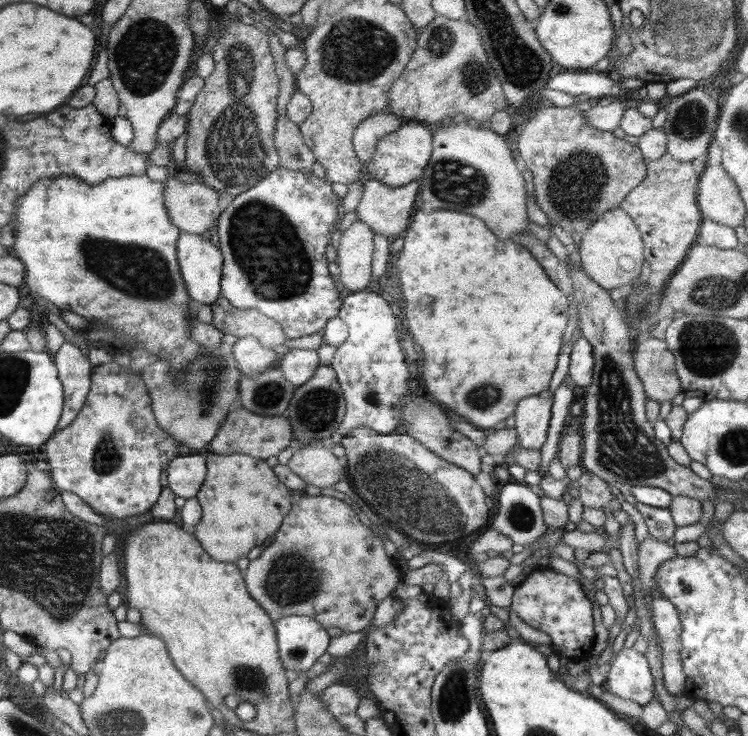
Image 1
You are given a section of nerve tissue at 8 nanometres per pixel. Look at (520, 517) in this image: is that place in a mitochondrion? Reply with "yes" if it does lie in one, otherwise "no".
yes

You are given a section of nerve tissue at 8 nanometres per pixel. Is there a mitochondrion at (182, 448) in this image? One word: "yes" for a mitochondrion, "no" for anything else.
no

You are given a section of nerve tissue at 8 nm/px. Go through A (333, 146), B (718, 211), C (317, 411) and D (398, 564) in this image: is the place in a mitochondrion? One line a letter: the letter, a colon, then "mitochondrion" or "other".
A: other
B: other
C: mitochondrion
D: other

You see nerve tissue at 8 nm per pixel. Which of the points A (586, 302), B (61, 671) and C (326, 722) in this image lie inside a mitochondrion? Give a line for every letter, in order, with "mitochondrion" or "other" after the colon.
A: other
B: other
C: other

